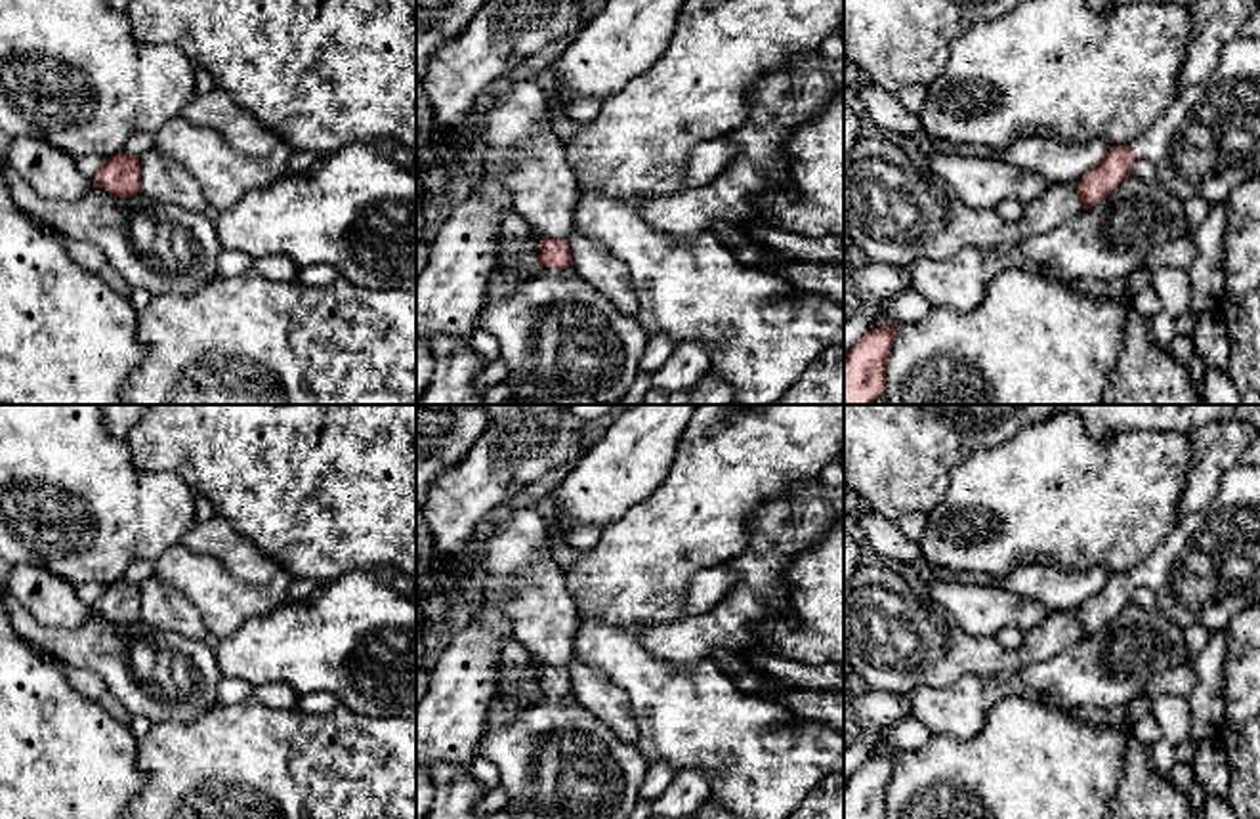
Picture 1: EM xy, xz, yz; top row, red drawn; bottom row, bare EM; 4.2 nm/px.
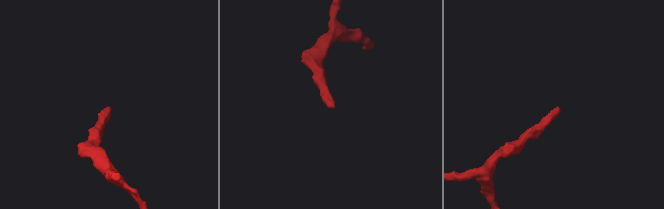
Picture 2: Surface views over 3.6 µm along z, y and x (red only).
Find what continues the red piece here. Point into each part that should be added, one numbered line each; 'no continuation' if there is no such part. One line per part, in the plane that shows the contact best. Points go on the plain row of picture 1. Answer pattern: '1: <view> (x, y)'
1: xz (556, 760)

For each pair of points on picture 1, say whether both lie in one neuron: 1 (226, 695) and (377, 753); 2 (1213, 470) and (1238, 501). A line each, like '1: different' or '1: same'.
1: different
2: different

